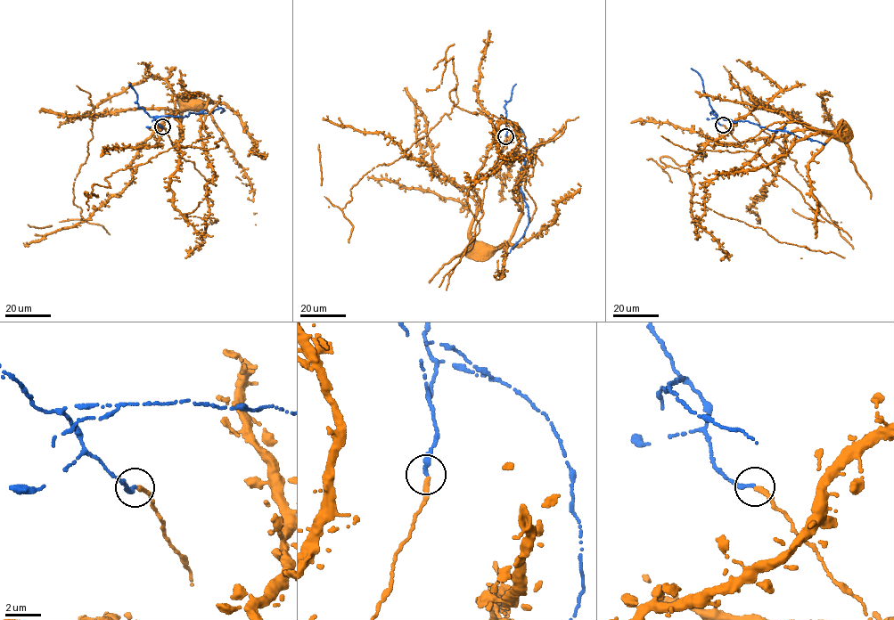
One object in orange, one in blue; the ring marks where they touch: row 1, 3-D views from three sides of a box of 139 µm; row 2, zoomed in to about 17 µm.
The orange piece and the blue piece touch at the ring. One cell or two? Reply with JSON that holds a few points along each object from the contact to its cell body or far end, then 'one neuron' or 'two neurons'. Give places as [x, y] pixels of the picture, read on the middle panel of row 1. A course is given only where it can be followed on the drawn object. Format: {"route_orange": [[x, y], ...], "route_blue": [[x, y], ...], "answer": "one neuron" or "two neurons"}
{"route_orange": [[505, 137], [494, 166], [529, 150], [506, 121], [500, 151], [531, 158], [521, 213], [475, 248]], "route_blue": [[505, 136], [508, 122], [524, 135], [520, 191], [529, 220], [507, 254]], "answer": "one neuron"}

